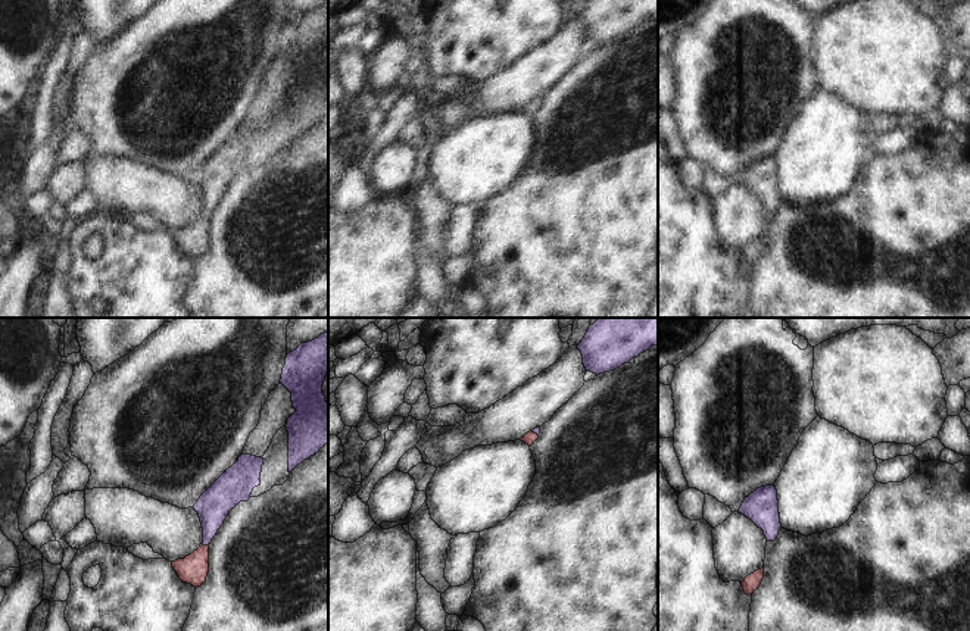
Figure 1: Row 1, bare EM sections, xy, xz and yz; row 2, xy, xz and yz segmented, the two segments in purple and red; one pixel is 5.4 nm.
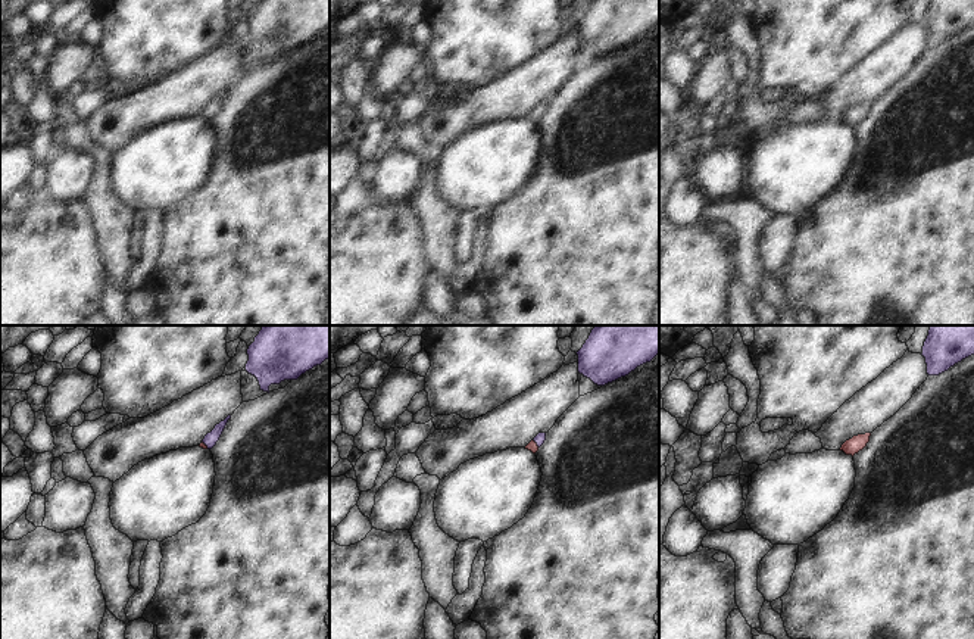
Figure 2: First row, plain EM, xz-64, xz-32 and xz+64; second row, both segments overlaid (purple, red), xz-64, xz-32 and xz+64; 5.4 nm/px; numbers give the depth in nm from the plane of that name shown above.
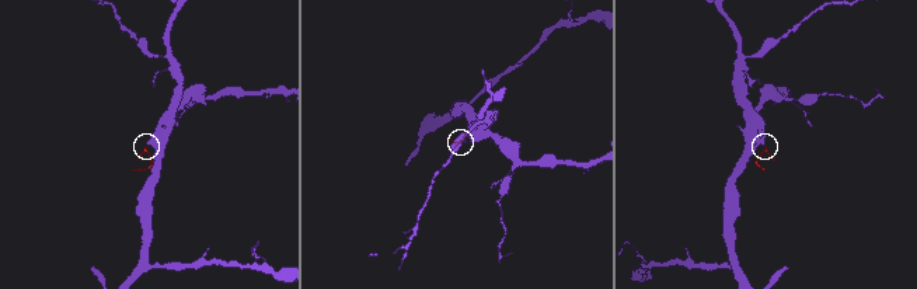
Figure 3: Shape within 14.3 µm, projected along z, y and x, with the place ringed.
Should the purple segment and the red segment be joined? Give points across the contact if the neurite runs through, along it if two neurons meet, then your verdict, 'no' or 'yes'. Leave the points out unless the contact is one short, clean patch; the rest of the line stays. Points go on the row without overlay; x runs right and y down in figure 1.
across xy (215, 174), (205, 215), (193, 240) | yes

